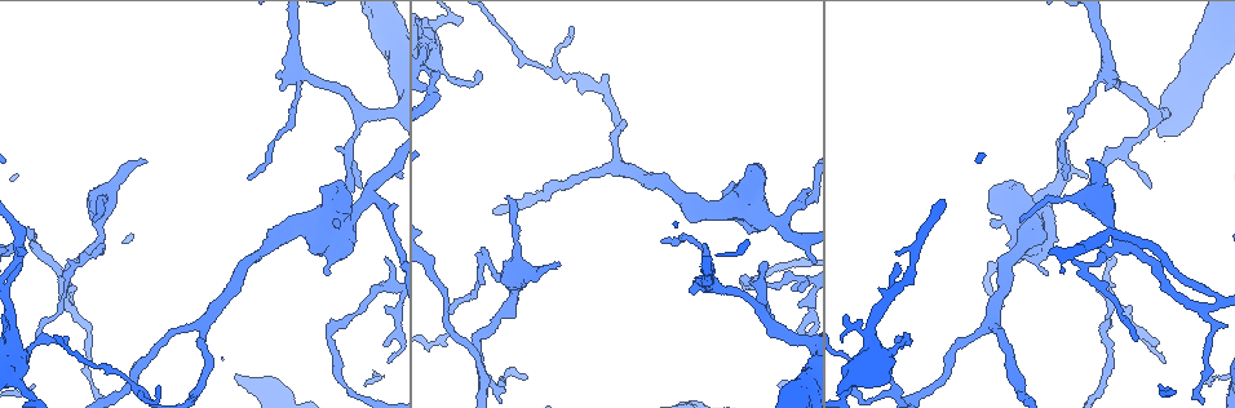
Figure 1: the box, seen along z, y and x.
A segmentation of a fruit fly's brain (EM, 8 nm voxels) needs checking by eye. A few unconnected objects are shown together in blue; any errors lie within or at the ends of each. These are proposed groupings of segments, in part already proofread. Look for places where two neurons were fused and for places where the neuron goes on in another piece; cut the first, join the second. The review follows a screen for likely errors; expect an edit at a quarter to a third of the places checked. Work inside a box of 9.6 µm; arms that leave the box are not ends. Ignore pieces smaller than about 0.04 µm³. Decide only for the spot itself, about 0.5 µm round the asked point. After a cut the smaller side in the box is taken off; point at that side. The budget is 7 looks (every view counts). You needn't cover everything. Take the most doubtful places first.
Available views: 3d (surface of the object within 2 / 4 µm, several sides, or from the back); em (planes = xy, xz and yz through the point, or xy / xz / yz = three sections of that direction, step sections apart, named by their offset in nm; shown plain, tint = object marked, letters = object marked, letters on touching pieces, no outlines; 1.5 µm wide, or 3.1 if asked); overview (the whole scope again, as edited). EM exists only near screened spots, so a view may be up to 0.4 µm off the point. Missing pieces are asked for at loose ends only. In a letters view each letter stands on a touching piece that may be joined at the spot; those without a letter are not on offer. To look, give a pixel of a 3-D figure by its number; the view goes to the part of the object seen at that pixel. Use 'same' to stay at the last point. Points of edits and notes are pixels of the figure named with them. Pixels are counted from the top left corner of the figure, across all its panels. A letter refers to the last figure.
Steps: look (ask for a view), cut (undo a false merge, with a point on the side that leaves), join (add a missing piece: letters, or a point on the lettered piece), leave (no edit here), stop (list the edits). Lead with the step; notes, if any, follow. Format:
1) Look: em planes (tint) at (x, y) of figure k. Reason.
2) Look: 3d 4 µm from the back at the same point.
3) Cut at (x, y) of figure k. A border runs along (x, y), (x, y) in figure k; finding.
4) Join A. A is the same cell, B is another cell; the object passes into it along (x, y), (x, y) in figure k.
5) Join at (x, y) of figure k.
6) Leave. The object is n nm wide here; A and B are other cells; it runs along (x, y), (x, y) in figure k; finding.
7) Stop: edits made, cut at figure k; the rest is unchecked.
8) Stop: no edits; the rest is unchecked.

Look: em planes (letters) at (896, 266) of figure 1. Free end.

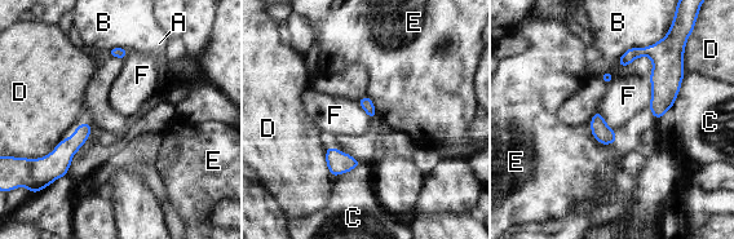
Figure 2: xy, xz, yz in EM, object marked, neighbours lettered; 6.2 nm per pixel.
Leave. A, B, C, D, E and F are other cells; a border runs along (648, 78), (651, 85), (649, 109) in figure 2; none of them fits.

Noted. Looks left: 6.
Look: 3d 2 µm at (158, 386) of figure 1.

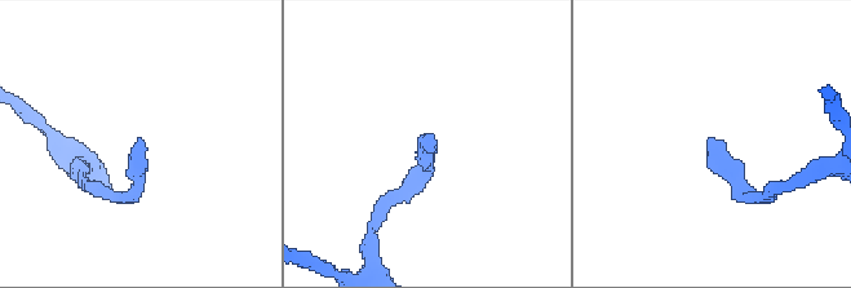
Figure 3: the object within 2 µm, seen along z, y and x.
Look: em xz step 4 (plain) at (433, 139) of figure 3.

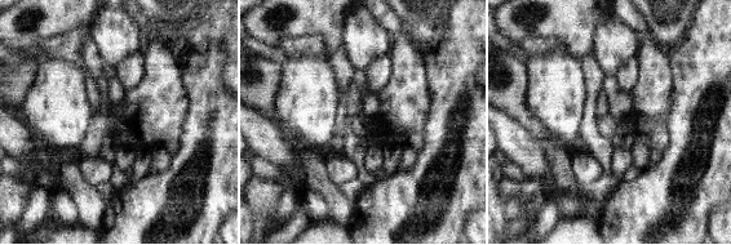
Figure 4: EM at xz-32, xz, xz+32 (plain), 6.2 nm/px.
Look: em xz step 4 (letters) at the same point.

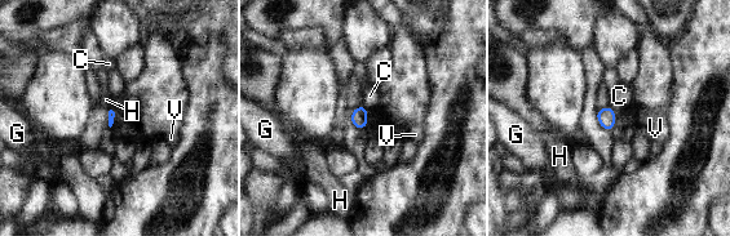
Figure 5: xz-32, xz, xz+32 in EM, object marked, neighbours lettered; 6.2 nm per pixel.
Leave. The longest contact is with C, 160 nm; C, G, H and V are other cells; none of them fits.

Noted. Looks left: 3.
Look: em xz step 4 (tint) at (92, 218) of figure 1. Tapers out.

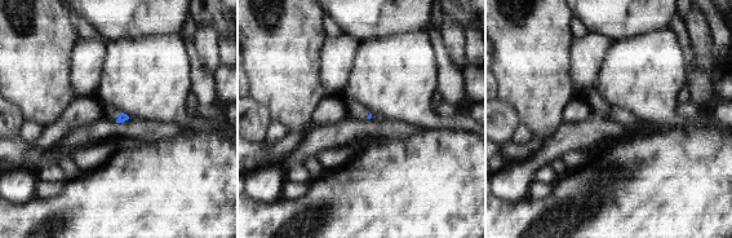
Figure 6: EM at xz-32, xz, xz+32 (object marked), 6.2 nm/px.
Look: em xy step 8 (letters) at the same point.

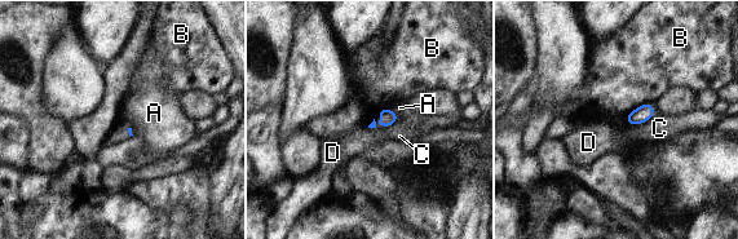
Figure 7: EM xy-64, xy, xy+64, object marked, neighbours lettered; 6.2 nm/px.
Leave. A, B, C and D are other cells; a border runs along (654, 114), (641, 123), (628, 124) in figure 7; none of them fits.

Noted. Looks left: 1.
Stop: no edits; the rest is unchecked.

